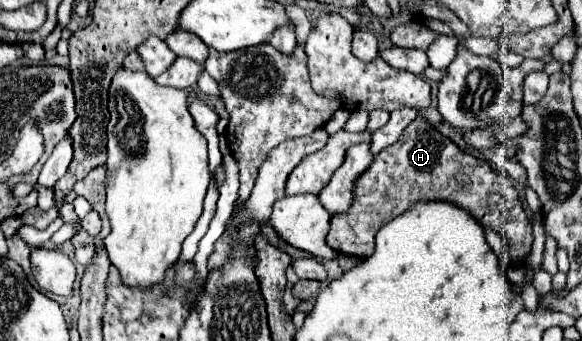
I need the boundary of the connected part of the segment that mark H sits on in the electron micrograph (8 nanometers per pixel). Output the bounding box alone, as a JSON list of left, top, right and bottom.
[326,116,532,264]

